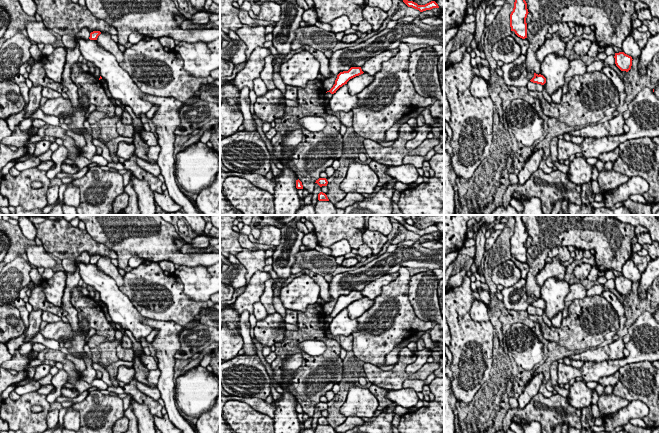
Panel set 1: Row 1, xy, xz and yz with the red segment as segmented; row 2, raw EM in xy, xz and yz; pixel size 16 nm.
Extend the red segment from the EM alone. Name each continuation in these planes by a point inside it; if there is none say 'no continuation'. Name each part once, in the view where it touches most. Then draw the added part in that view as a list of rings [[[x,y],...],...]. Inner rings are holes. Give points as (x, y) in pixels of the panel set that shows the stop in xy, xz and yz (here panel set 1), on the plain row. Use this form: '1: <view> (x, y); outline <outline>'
no continuation

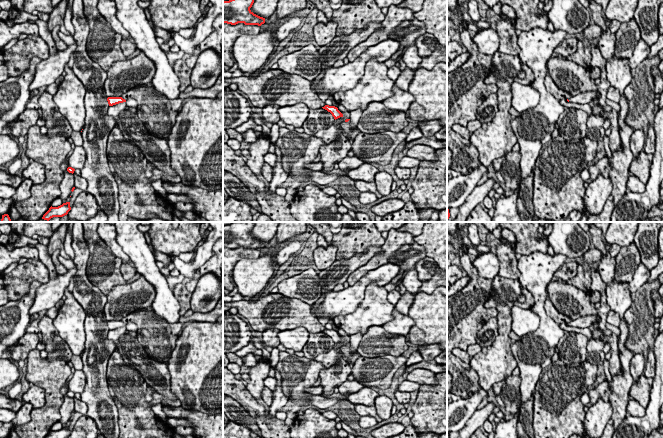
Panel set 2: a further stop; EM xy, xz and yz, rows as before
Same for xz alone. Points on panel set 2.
1: xz (353, 356); outline [[[350,344],[348,346],[341,345],[339,349],[343,352],[346,359],[351,360],[351,366],[356,362],[356,360],[361,356],[357,351],[352,352]]]

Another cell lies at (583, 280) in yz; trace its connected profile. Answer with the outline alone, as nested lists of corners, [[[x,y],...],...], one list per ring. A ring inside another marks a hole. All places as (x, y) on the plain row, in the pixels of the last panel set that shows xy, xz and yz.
[[[582,262],[578,263],[578,275],[567,280],[566,284],[571,284],[591,295],[592,274],[596,272],[593,266],[585,267]]]

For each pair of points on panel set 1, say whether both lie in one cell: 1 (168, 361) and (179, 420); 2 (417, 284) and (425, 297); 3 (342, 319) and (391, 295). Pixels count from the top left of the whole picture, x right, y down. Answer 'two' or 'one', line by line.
1: one
2: one
3: two

